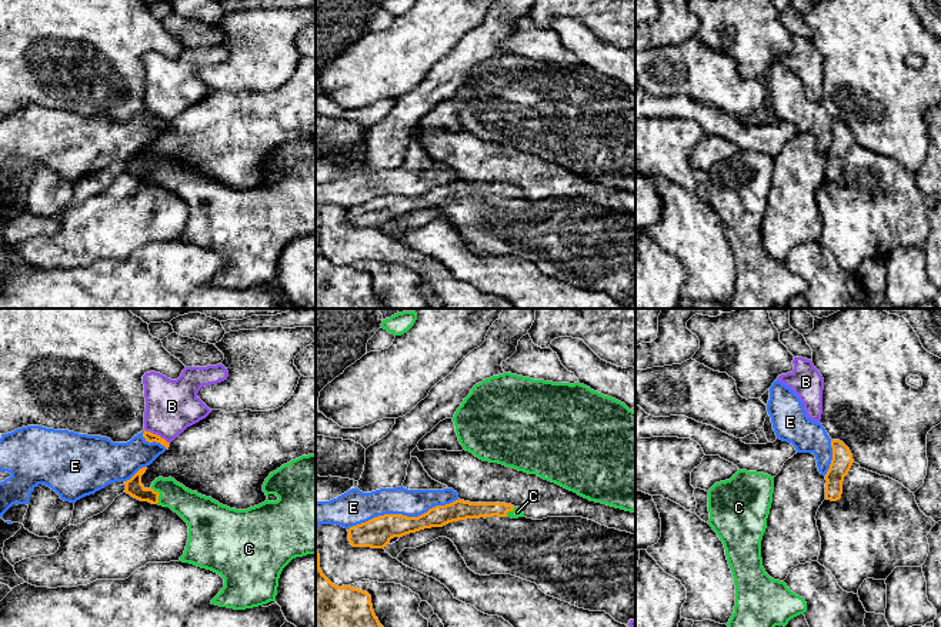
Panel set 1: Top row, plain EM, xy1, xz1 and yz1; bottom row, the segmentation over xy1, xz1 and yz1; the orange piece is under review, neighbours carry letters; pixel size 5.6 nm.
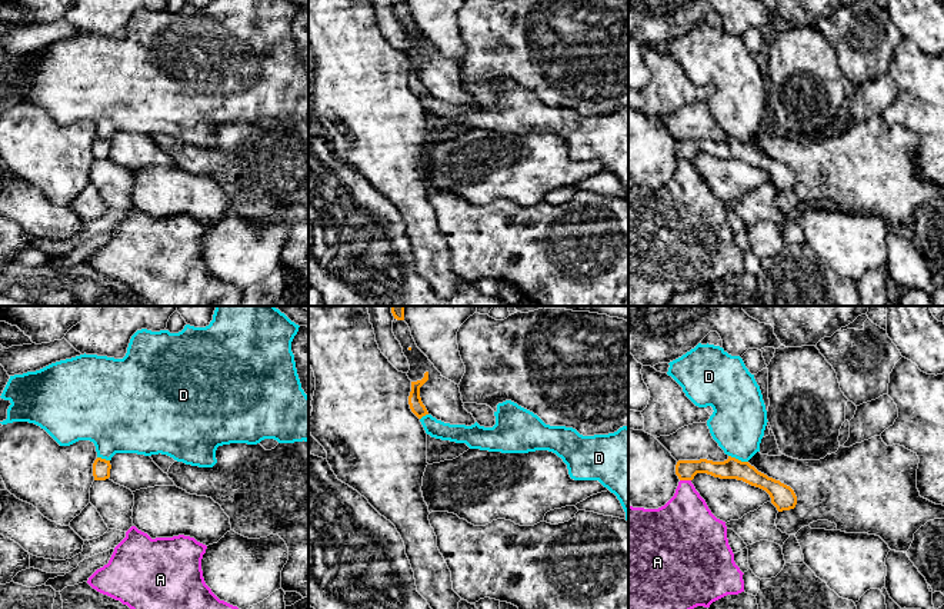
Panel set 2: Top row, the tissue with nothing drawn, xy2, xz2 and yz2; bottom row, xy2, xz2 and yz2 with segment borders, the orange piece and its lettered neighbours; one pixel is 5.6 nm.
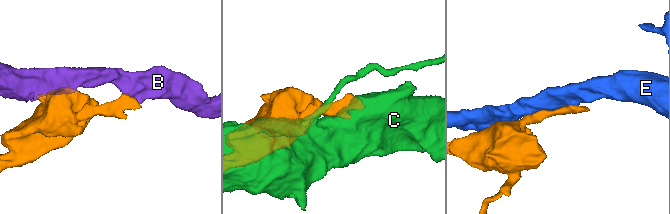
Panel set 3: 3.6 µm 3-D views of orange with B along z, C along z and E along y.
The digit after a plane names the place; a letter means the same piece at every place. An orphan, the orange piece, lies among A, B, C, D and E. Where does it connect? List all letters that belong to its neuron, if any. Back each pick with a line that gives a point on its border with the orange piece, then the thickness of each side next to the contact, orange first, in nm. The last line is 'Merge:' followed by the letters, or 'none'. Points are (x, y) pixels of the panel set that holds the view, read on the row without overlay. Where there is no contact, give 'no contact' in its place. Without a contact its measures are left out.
C: meets orange in xy1 at (159, 174); 90 nm thick on the orange side, 190 nm on the other
Merge: C

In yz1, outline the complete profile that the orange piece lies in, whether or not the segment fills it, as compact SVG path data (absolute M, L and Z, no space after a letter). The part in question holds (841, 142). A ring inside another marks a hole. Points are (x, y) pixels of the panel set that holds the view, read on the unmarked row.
M831 120L832 140L825 154L825 179L837 181L842 174L842 161L854 140L850 129L840 120Z

